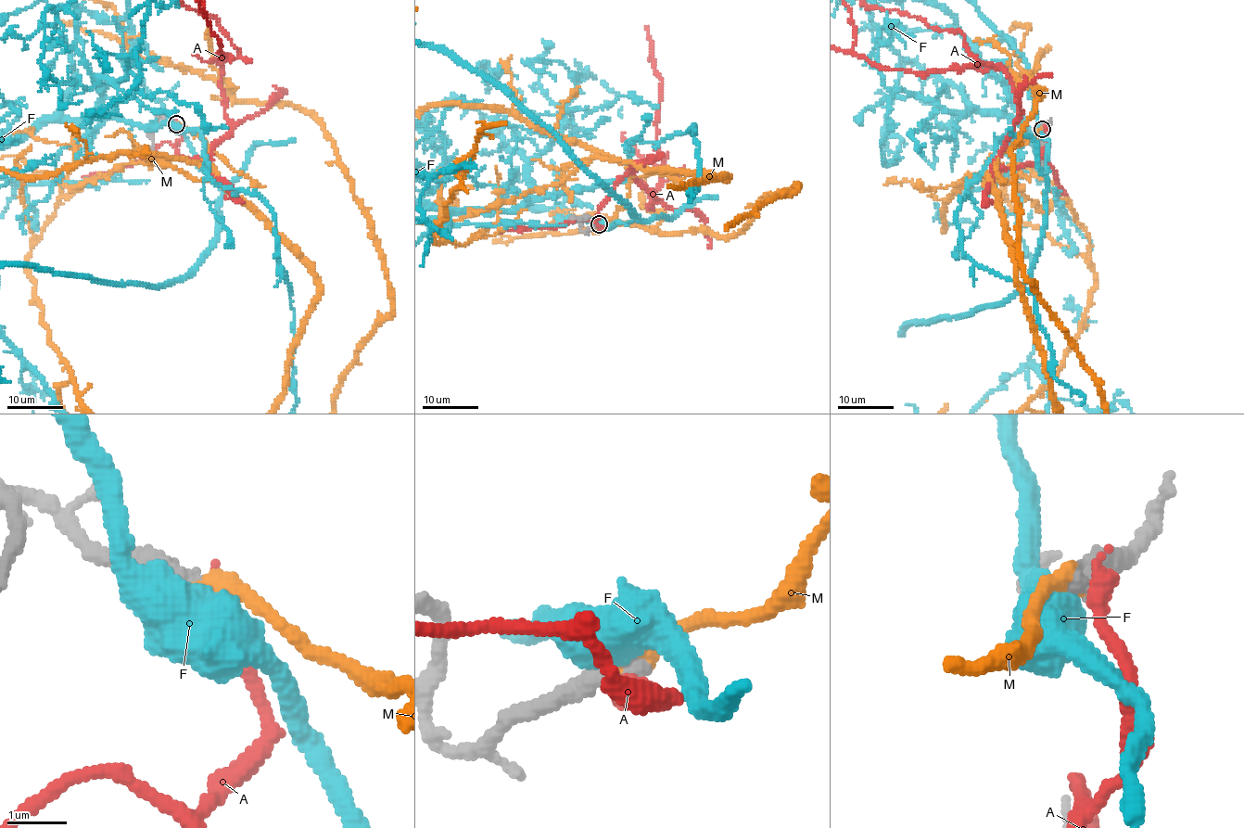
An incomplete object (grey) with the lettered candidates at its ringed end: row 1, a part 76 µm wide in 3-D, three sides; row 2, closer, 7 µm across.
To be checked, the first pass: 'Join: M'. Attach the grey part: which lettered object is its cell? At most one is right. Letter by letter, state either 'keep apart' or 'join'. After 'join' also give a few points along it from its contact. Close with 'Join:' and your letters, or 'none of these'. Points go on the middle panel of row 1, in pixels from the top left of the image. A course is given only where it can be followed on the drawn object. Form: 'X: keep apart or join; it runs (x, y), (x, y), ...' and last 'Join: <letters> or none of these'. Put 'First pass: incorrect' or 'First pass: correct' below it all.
A: keep apart
F: keep apart
M: join
Join: M
First pass: correct

